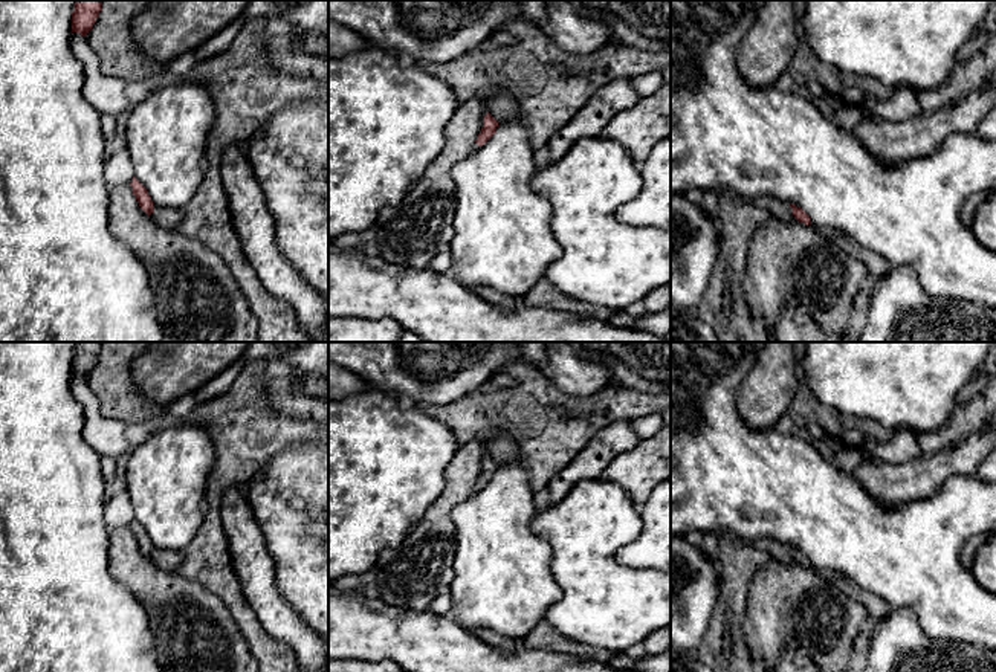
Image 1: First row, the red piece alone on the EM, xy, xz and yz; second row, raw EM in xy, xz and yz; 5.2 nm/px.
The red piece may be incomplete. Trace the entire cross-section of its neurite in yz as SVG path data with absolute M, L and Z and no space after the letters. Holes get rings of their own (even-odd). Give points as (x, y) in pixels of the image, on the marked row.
M762 195L758 200L759 208L765 208L771 215L784 220L799 220L804 225L811 225L810 215L793 203L784 203L771 195Z

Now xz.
M506 93L487 95L486 107L483 128L475 141L480 148L492 137L500 122L522 119L516 102Z

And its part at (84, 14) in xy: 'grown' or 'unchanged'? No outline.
unchanged

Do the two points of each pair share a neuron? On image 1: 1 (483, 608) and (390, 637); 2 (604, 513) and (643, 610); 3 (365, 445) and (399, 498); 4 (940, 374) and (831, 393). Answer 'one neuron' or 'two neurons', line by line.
1: two neurons
2: one neuron
3: one neuron
4: one neuron

